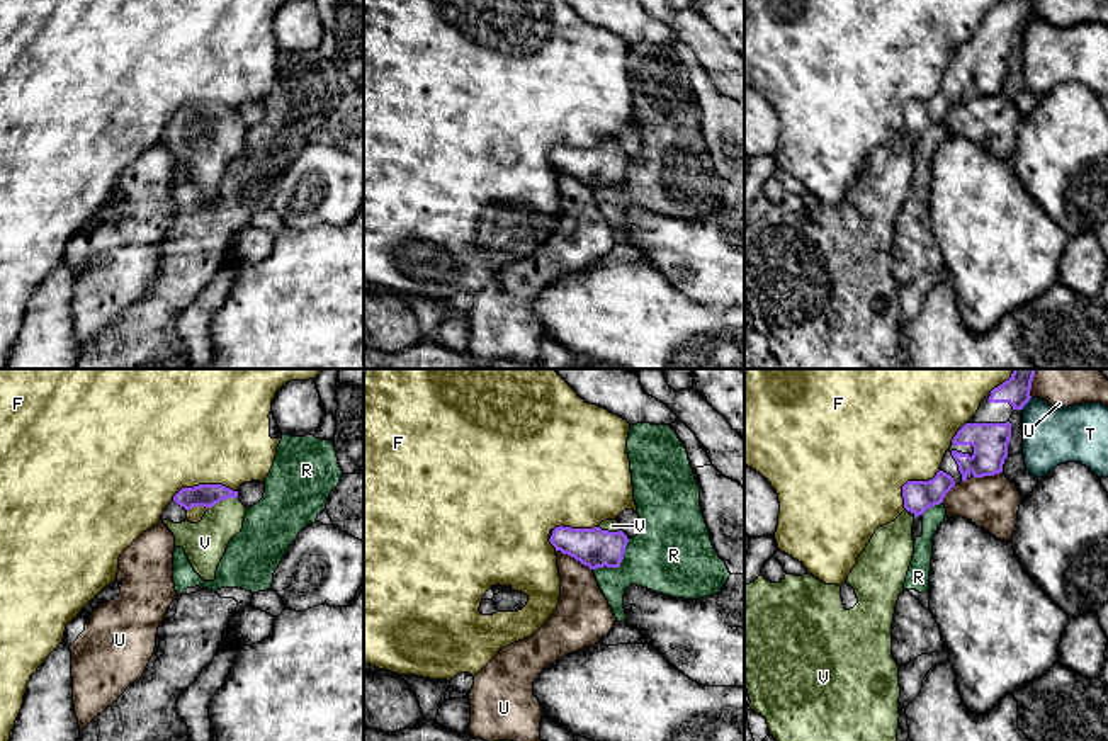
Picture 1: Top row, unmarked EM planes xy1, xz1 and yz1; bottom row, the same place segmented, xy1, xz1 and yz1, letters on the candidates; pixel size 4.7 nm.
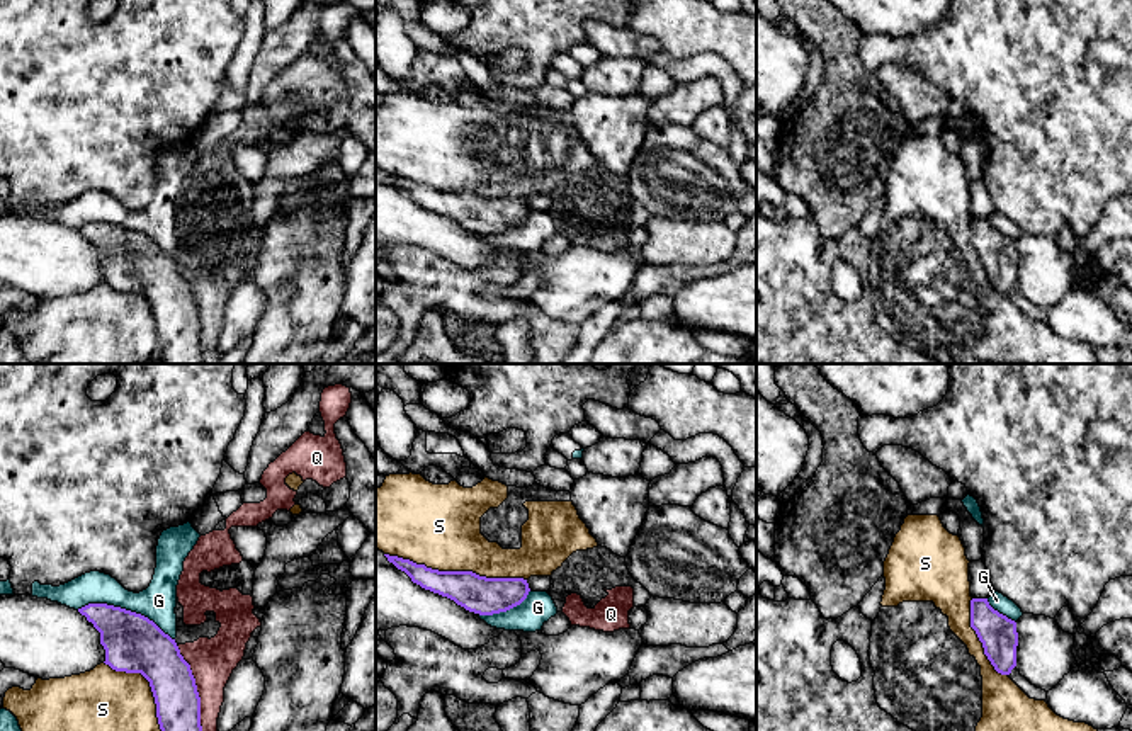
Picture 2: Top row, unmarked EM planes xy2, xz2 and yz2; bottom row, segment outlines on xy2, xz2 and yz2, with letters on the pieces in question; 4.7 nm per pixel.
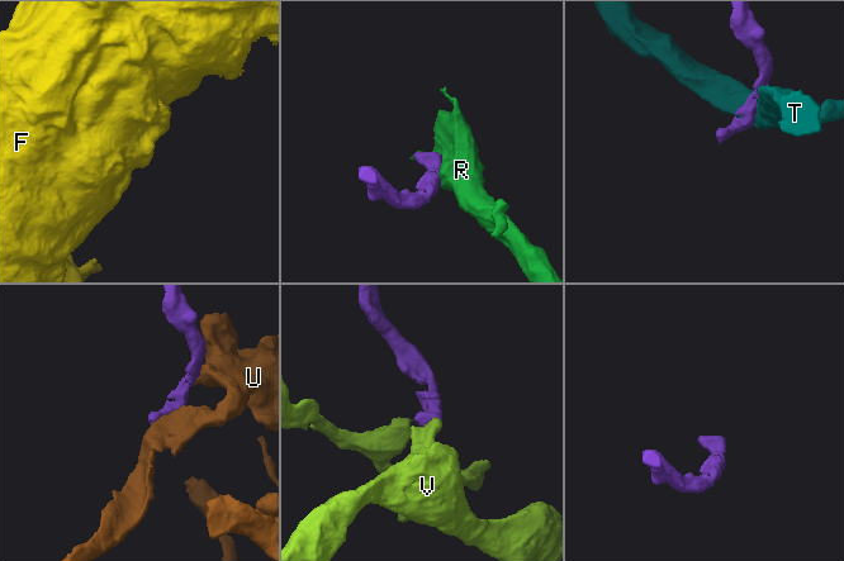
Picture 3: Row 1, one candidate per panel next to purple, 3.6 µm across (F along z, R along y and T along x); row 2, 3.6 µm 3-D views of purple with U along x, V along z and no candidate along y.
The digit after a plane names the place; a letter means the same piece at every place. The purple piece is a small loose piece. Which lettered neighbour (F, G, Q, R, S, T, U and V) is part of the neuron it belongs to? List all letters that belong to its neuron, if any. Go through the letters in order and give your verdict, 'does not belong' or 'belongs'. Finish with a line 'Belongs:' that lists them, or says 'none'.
F: does not belong
G: does not belong
Q: does not belong
R: does not belong
S: does not belong
T: does not belong
U: does not belong
V: belongs
Belongs: V

